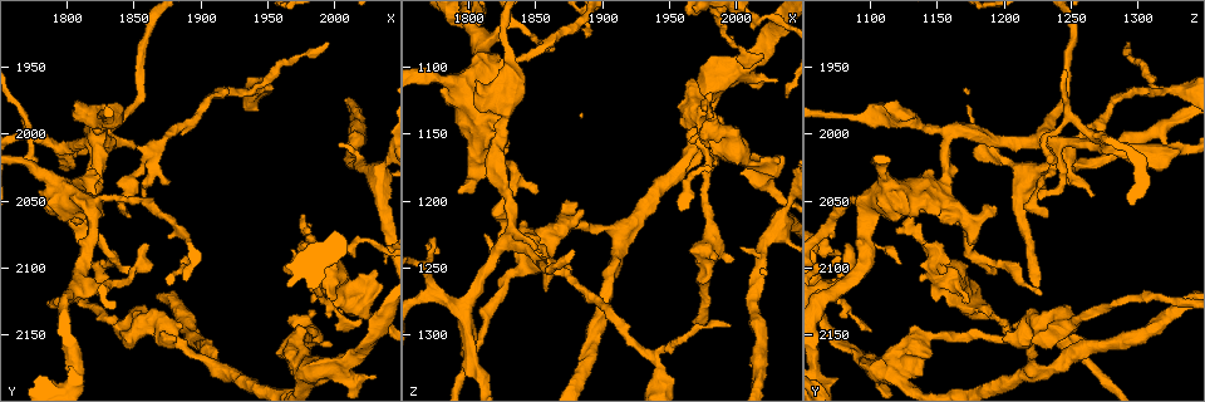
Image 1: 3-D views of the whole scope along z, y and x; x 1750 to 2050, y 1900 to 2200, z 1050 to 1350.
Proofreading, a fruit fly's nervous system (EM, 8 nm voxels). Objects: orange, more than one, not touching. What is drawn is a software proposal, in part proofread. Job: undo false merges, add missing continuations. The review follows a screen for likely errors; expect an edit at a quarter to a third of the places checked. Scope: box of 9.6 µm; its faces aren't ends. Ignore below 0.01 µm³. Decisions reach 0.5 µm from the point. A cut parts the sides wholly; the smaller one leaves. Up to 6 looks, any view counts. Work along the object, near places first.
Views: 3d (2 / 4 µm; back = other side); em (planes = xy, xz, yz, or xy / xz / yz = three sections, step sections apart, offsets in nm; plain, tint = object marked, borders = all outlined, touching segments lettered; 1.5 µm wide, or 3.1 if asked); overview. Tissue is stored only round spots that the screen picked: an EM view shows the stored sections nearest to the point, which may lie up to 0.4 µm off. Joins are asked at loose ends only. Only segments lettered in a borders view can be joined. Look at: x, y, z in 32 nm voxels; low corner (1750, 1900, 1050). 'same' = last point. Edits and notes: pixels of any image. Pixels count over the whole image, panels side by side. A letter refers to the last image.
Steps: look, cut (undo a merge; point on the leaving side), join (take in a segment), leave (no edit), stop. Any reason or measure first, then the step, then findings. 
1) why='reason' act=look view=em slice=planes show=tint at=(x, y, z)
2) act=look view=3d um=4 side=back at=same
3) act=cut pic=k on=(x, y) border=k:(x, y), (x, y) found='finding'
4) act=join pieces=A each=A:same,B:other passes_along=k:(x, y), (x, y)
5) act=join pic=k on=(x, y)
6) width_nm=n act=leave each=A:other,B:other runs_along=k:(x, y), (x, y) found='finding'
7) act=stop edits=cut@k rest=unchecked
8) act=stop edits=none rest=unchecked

why='sharp bend' act=look view=em slice=xy step=8 show=tint at=(1772, 2010, 1228)

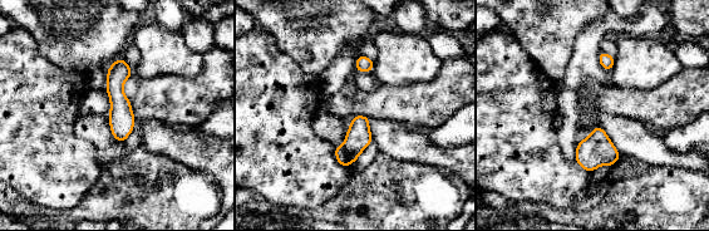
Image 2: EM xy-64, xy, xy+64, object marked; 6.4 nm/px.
act=look view=em slice=planes show=tint at=same

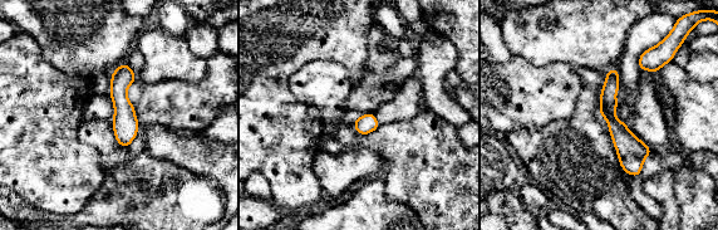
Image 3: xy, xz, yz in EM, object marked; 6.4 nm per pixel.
why='see the neighbours' act=look view=em slice=planes show=borders at=same

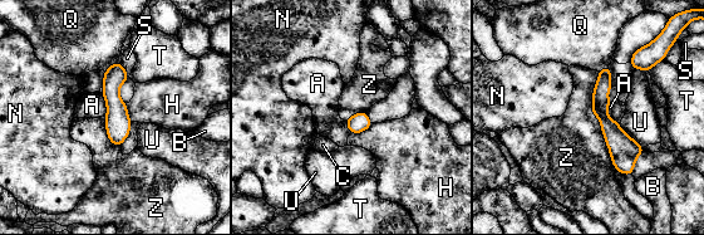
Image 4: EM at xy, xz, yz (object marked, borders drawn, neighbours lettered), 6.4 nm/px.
longest_contact=Z:650nm act=leave each=A:other,B:other,C:other,H:other,N:other,Q:other,S:other,T:other,U:other,Z:other runs_along=4:(606, 71), (601, 113), (628, 171) found='continuous, no second neuron'

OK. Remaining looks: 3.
why='abrupt turn' act=look view=3d um=2 side=back at=(1798, 2012, 1278)

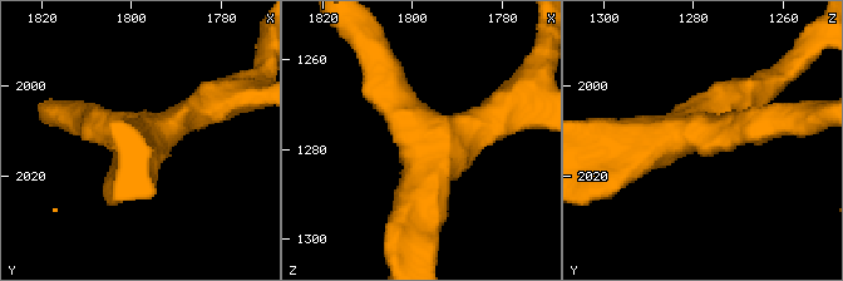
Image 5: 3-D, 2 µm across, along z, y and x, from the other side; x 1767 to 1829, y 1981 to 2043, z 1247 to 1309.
arms=3 arm_widths_nm=220,280,300 why='now the EM' act=look view=em slice=planes show=plain at=(1795, 2010, 1279)

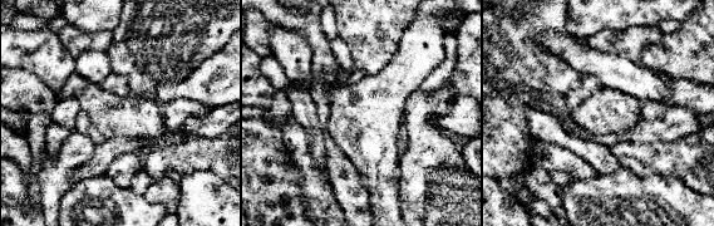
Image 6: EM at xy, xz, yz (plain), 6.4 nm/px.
act=look view=em slice=planes show=borders at=same

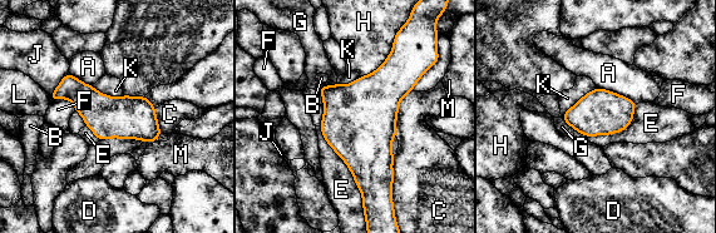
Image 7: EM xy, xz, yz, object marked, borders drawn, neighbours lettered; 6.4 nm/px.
act=leave each=A:other,B:other,C:other,D:other,E:other,F:other,G:other,H:other,J:other,K:other,L:other,M:other border=7:(597, 88), (587, 92), (562, 117) found='continuous, no second neuron'

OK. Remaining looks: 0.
act=stop edits=none rest=unchecked

